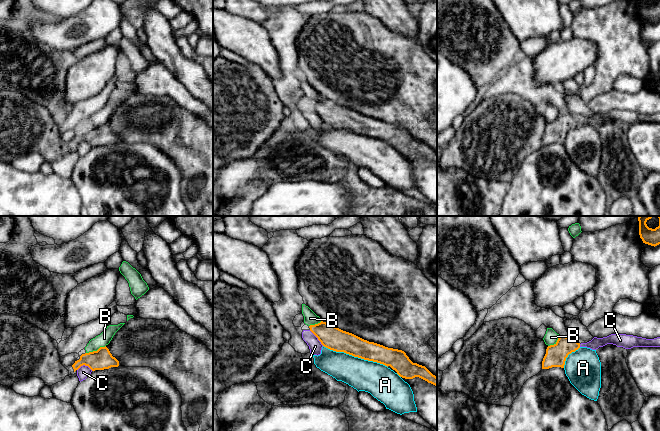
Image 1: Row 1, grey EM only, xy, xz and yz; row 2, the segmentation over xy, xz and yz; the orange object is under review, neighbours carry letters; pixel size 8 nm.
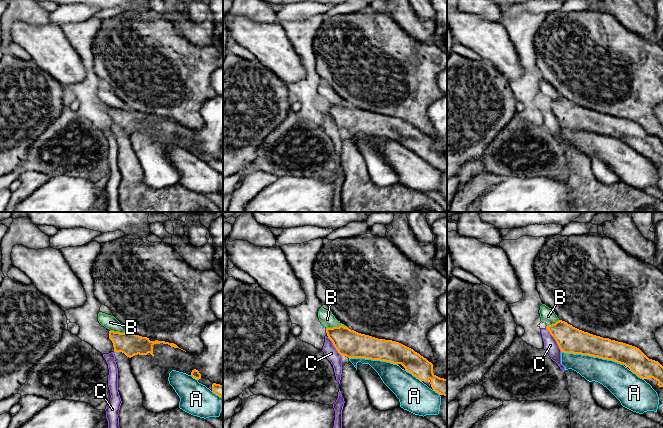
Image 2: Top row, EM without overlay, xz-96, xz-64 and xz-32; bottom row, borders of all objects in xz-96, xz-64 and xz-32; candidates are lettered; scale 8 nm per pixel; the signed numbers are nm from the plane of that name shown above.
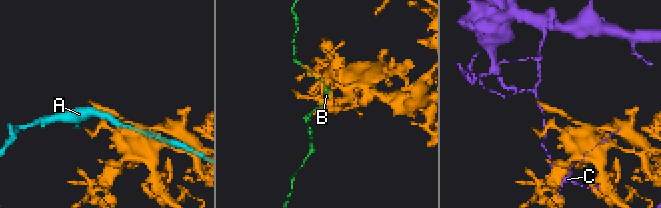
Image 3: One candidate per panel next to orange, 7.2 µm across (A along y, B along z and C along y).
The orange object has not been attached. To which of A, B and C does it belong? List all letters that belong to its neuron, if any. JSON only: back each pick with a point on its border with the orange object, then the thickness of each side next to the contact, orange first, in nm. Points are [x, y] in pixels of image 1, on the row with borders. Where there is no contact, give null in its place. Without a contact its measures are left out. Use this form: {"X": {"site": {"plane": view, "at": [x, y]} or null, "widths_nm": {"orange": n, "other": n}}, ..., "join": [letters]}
{"join": []}

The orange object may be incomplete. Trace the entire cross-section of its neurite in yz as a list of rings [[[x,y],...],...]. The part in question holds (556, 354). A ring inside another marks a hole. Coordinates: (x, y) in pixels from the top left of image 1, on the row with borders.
[[[507,317],[484,322],[469,339],[464,341],[452,364],[443,371],[439,389],[442,394],[462,392],[476,401],[510,407],[529,378],[537,375],[542,369],[564,368],[568,355],[579,348],[580,343],[566,336],[560,336],[554,345],[548,346],[543,339],[536,337],[535,330],[531,326],[517,318]]]

